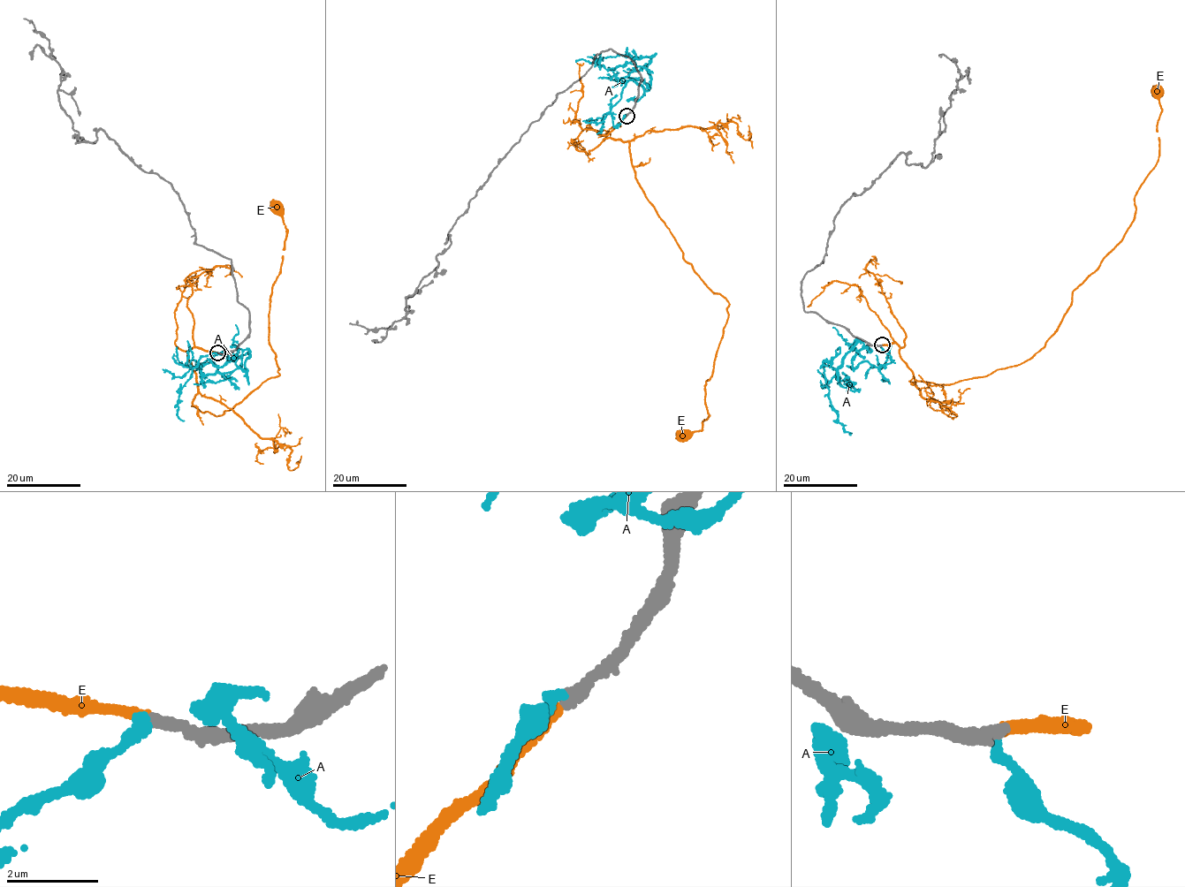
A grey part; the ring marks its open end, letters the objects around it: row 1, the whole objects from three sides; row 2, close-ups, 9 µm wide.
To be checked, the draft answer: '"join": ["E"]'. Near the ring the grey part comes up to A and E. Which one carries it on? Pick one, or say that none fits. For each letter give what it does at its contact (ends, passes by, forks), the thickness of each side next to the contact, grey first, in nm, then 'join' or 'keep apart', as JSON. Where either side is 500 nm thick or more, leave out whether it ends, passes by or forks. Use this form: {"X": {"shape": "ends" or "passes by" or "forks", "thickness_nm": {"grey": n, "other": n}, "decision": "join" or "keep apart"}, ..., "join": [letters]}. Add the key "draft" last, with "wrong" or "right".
{"A": {"shape": "ends", "thickness_nm": {"grey": 280, "other": 240}, "decision": "keep apart"}, "E": {"shape": "ends", "thickness_nm": {"grey": 280, "other": 240}, "decision": "join"}, "join": ["E"], "draft": "right"}

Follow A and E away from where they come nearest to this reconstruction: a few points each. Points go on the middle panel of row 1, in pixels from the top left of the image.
A: (626, 114), (614, 126), (611, 108), (626, 83), (649, 89), (650, 59), (627, 54), (597, 61), (614, 68)
E: (626, 115), (603, 140), (628, 142), (639, 186), (685, 261), (729, 304), (704, 386), (709, 413), (683, 436)

